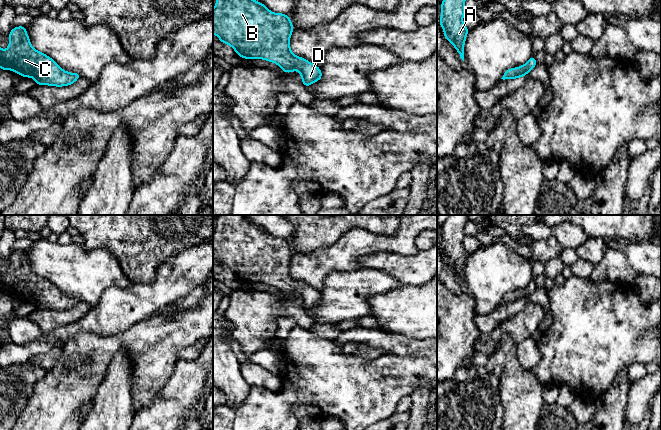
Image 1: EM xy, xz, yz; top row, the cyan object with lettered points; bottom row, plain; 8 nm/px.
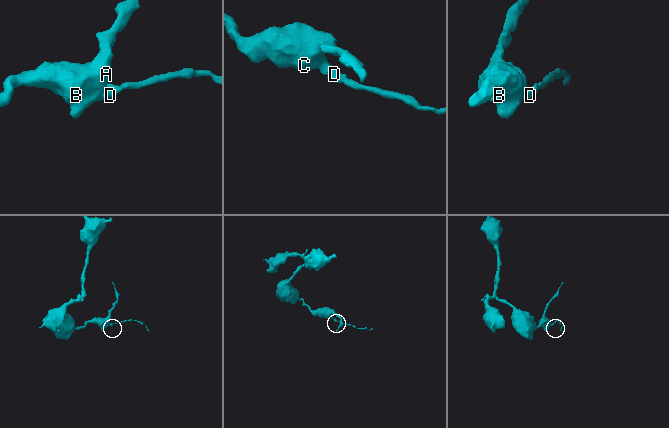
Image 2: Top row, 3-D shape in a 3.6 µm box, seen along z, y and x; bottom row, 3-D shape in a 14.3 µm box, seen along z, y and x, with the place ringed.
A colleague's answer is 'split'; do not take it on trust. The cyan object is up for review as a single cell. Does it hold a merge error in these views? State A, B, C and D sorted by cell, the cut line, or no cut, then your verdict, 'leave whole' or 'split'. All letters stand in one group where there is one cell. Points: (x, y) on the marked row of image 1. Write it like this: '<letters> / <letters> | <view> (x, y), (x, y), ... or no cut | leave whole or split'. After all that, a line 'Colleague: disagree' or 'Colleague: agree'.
A B C D | no cut | leave whole
Colleague: disagree

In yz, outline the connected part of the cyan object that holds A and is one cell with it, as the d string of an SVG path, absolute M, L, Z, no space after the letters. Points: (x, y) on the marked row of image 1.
M443 0L440 9L442 17L439 19L445 39L453 44L463 61L464 44L469 31L463 23L466 12L464 4L465 0Z

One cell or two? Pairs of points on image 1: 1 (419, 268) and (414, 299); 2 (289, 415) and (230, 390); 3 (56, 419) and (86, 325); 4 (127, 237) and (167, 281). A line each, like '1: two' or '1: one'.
1: two
2: two
3: two
4: two

